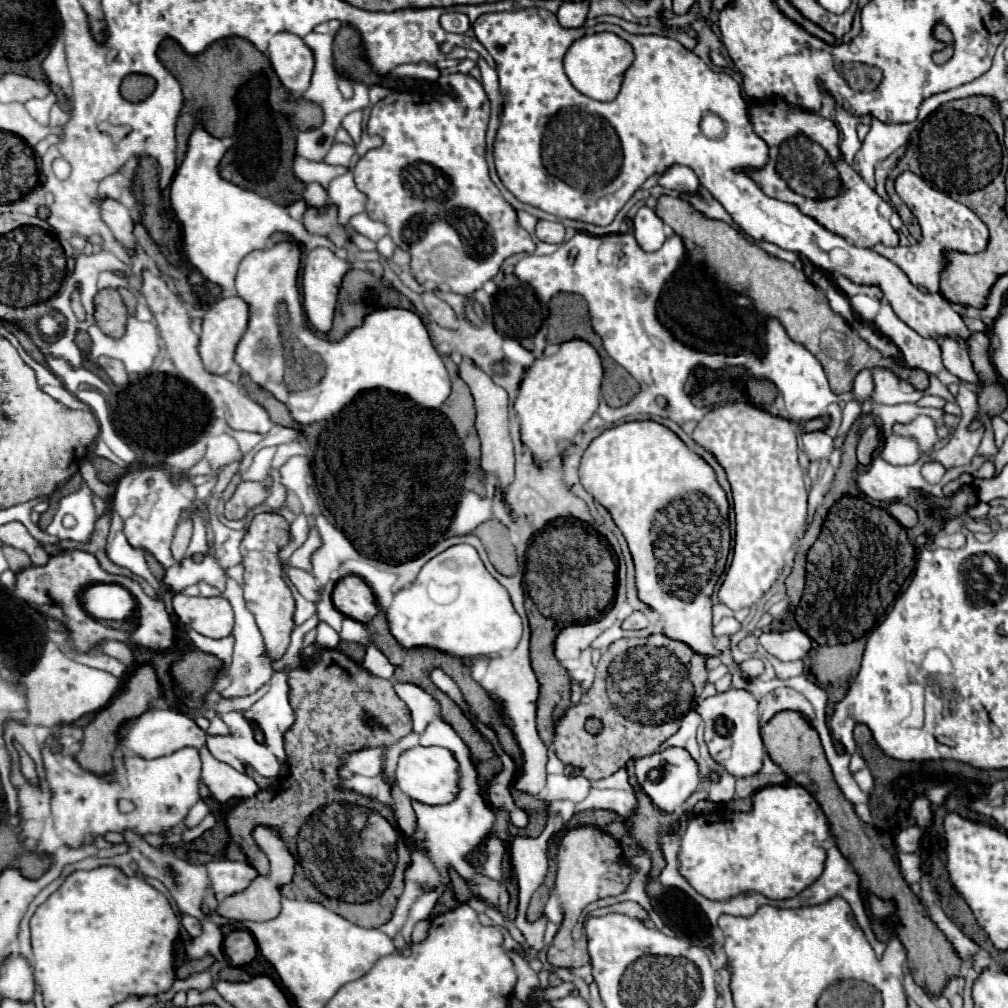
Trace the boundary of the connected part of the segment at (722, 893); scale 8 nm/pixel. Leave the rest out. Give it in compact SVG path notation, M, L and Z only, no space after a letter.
M797 784L767 786L755 792L749 812L717 810L689 820L677 854L681 876L709 900L757 892L771 900L785 900L805 890L825 864L819 842L829 838L829 822L817 800Z

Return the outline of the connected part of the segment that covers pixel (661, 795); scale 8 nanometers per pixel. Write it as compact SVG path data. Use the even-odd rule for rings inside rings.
M669 748L669 750L655 752L653 756L637 760L635 762L635 776L637 776L639 786L651 798L653 806L657 806L665 814L677 812L683 806L683 802L697 790L697 784L701 782L697 762L683 748Z

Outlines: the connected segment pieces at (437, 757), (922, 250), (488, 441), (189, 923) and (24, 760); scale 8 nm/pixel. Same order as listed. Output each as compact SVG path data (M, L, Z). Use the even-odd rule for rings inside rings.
M415 746L415 750L405 750L399 756L397 770L395 770L395 780L399 788L413 800L421 800L423 804L447 804L449 800L455 798L457 794L457 760L453 754L445 748L439 746Z
M903 172L897 178L895 188L897 188L897 194L903 198L903 202L911 206L911 212L915 214L915 218L919 218L921 240L913 246L891 246L889 248L889 246L877 244L873 250L889 258L893 264L897 264L915 286L923 286L927 292L939 292L939 276L947 266L943 250L961 250L967 254L985 252L989 244L989 230L975 212L971 212L967 206L955 202L947 194L929 186L919 174Z
M461 362L459 364L459 376L461 380L469 386L473 398L475 398L475 408L477 408L477 420L475 420L475 428L481 440L481 468L495 476L497 484L505 490L511 482L513 482L513 464L515 464L515 456L513 456L513 444L509 438L509 418L507 418L507 392L497 386L479 366L475 364L467 364Z
M181 914L181 926L183 926L183 930L185 930L191 938L195 938L195 936L201 934L201 924L199 924L199 920L193 918L193 916Z
M13 742L13 746L15 746L15 750L17 750L17 754L19 754L19 764L21 764L21 774L27 778L27 782L29 784L33 784L33 786L37 786L39 784L39 776L37 776L37 768L35 768L35 762L29 758L29 754L21 748L21 744L17 744L17 742Z

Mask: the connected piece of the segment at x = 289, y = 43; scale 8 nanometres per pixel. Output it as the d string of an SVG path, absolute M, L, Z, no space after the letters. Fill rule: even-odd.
M279 32L269 40L269 60L281 84L293 94L299 96L309 88L313 74L313 54L305 48L305 42L299 36L289 32Z

